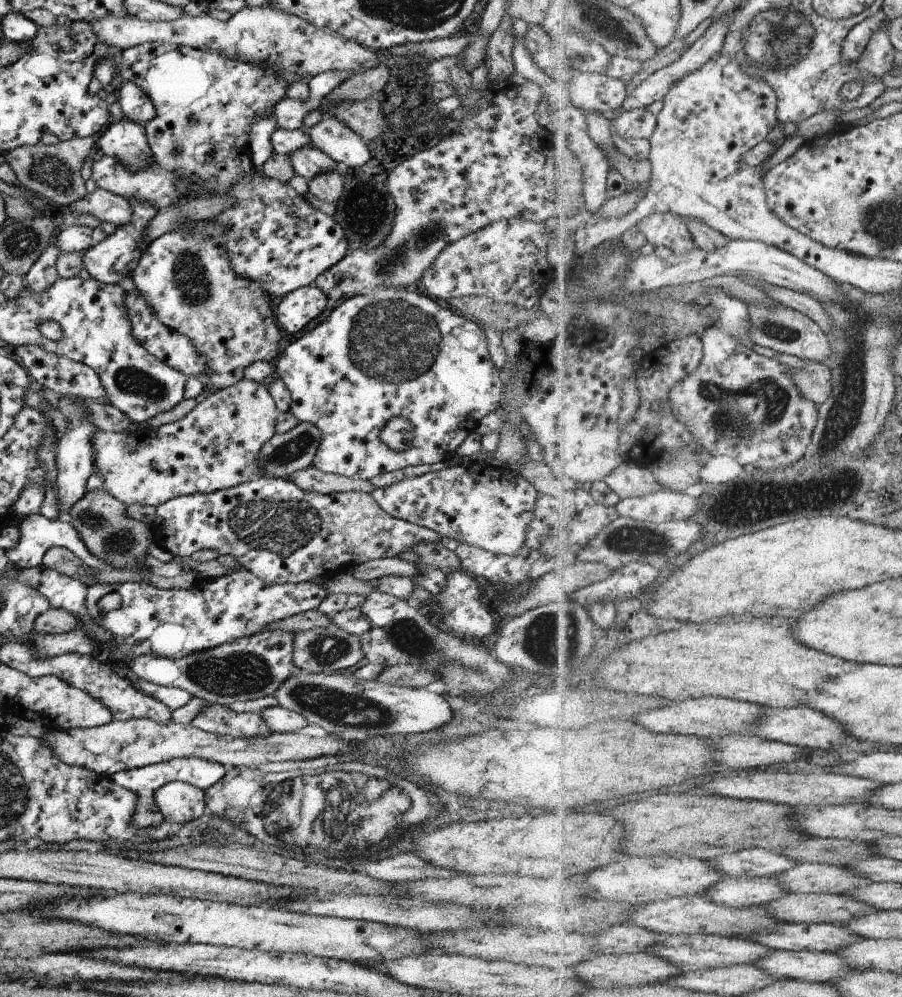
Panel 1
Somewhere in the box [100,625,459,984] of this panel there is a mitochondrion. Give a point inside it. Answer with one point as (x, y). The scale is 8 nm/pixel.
(349, 809)

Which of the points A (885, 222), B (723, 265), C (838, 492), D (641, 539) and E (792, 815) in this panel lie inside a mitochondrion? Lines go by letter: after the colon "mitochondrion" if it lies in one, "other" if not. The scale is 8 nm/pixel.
A: mitochondrion
B: other
C: mitochondrion
D: mitochondrion
E: other

